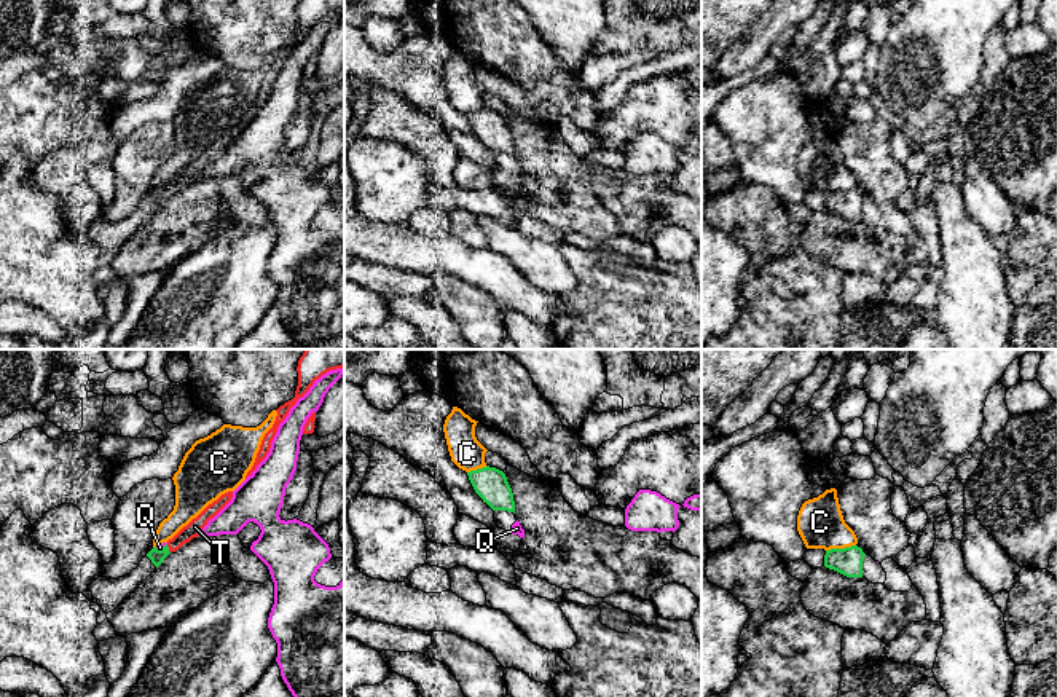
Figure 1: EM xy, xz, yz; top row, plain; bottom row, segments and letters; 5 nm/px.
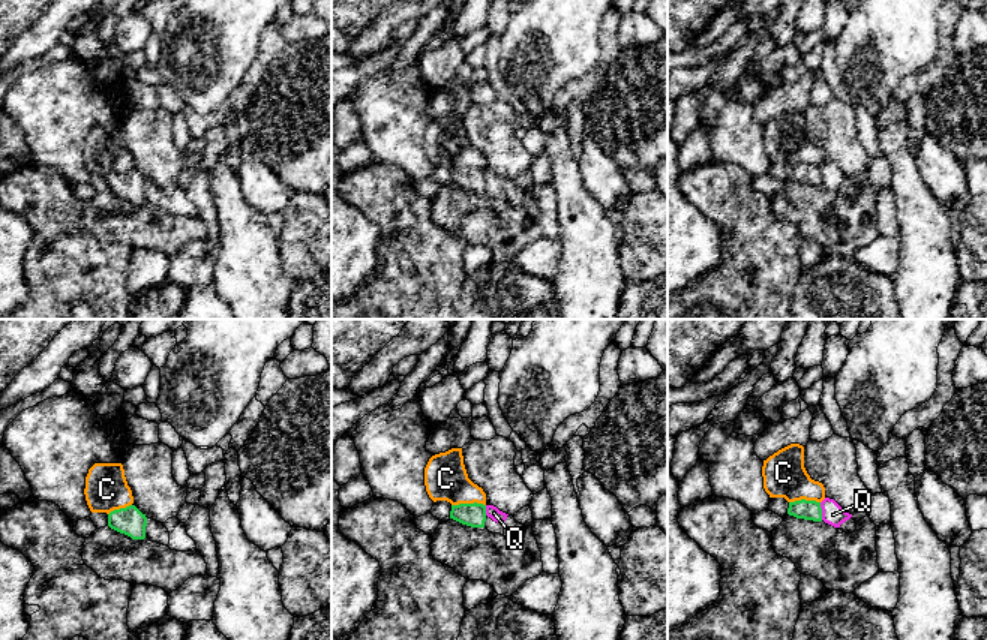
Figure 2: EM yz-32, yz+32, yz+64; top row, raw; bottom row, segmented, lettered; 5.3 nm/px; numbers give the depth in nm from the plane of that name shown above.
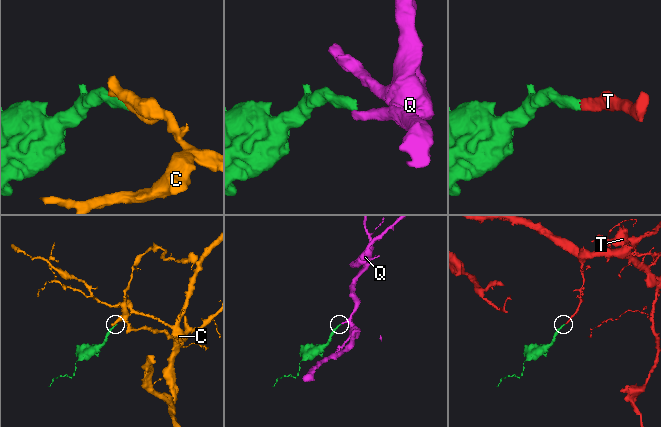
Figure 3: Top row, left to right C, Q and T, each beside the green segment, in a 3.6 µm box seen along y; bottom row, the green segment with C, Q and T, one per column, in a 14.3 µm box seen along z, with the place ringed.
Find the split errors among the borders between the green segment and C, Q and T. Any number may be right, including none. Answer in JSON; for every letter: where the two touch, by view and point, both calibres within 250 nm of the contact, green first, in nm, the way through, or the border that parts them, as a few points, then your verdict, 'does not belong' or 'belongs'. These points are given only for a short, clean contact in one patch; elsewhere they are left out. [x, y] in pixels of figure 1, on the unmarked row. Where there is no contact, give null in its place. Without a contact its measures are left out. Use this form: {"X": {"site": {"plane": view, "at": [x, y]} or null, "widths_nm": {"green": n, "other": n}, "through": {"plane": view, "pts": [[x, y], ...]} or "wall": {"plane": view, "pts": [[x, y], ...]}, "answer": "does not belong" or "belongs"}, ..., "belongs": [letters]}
{"C": {"site": {"plane": "yz", "at": [840, 192]}, "widths_nm": {"green": 140, "other": 240}, "answer": "does not belong"}, "Q": {"site": {"plane": "xy", "at": [160, 193]}, "widths_nm": {"green": 70, "other": 30}, "answer": "does not belong"}, "T": {"site": {"plane": "xy", "at": [168, 192]}, "widths_nm": {"green": 70, "other": 80}, "through": {"plane": "xy", "pts": [[157, 200], [168, 192], [195, 169]]}, "answer": "belongs"}, "belongs": ["T"]}

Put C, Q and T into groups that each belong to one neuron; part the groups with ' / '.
C / Q / T

